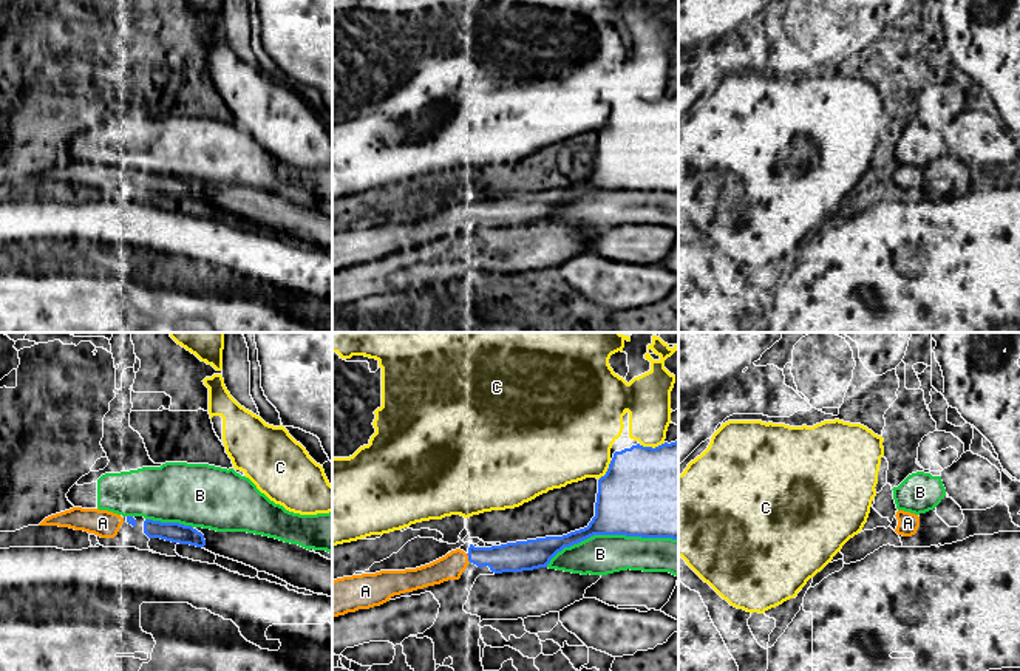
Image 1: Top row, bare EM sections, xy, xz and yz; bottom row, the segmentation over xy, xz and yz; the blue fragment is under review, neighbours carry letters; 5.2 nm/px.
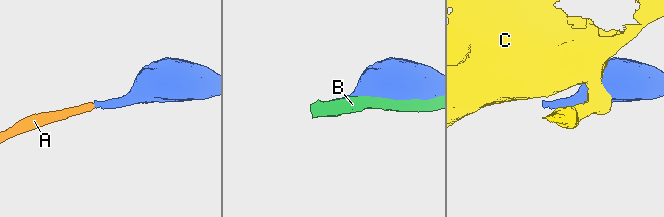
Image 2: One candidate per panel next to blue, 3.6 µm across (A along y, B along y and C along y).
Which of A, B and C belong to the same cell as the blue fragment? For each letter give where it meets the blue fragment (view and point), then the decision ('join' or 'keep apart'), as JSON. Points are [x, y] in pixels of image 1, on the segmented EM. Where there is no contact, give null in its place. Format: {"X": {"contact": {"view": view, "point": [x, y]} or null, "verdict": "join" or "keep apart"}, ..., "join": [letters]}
{"A": {"contact": {"view": "xz", "point": [469, 558]}, "verdict": "join"}, "B": {"contact": {"view": "xz", "point": [611, 534]}, "verdict": "keep apart"}, "C": {"contact": {"view": "xz", "point": [651, 447]}, "verdict": "keep apart"}, "join": ["A"]}

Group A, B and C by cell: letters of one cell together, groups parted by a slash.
A / B / C

